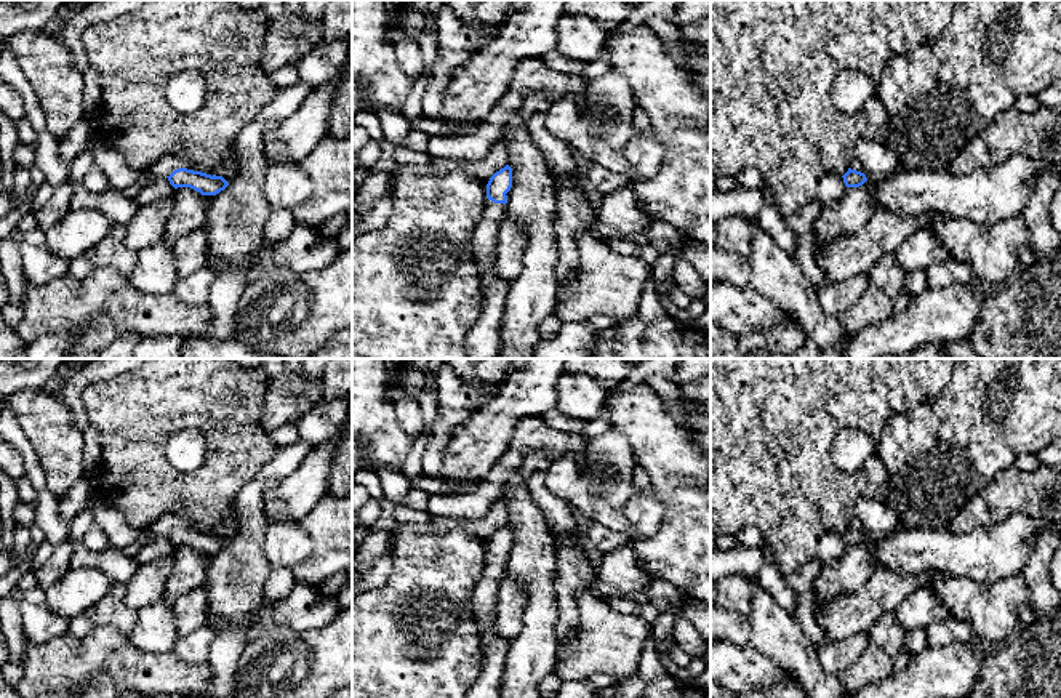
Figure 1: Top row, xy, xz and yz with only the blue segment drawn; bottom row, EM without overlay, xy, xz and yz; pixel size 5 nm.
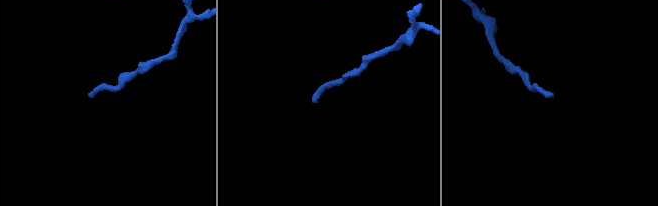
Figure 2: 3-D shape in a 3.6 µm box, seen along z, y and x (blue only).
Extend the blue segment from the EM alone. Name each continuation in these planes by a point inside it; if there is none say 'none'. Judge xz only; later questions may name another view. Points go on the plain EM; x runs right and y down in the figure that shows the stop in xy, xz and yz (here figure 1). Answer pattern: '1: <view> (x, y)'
1: xz (485, 593)

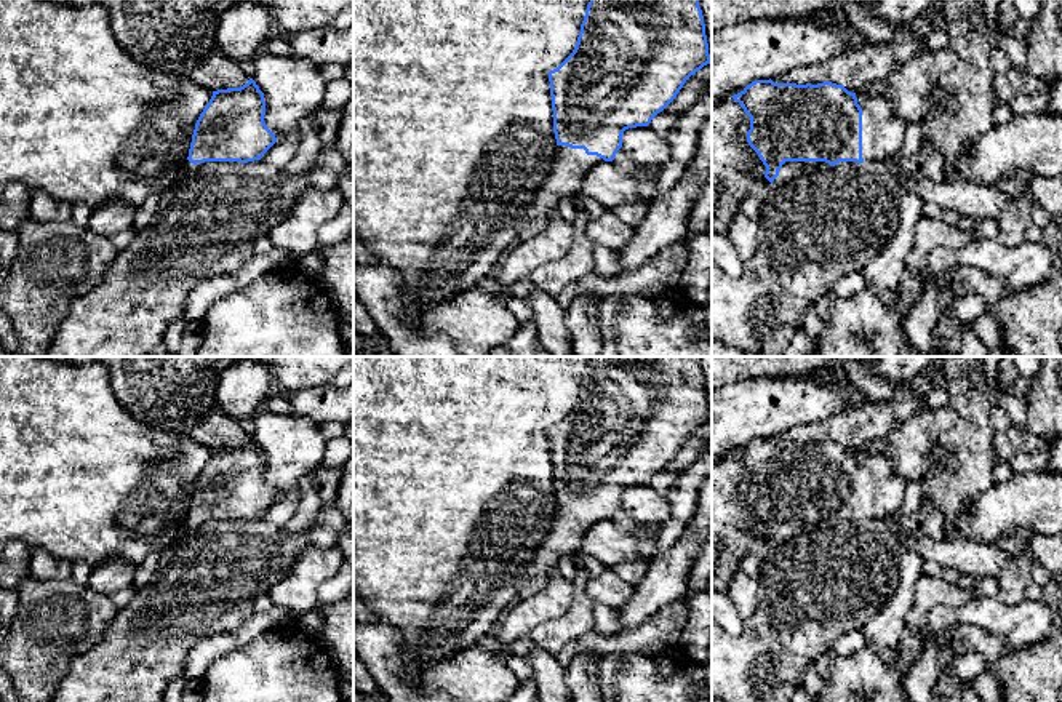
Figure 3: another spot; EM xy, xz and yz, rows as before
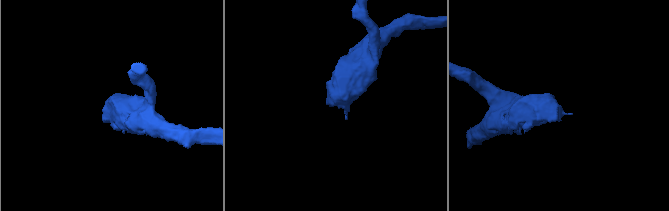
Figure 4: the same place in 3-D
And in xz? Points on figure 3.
1: xz (570, 525)

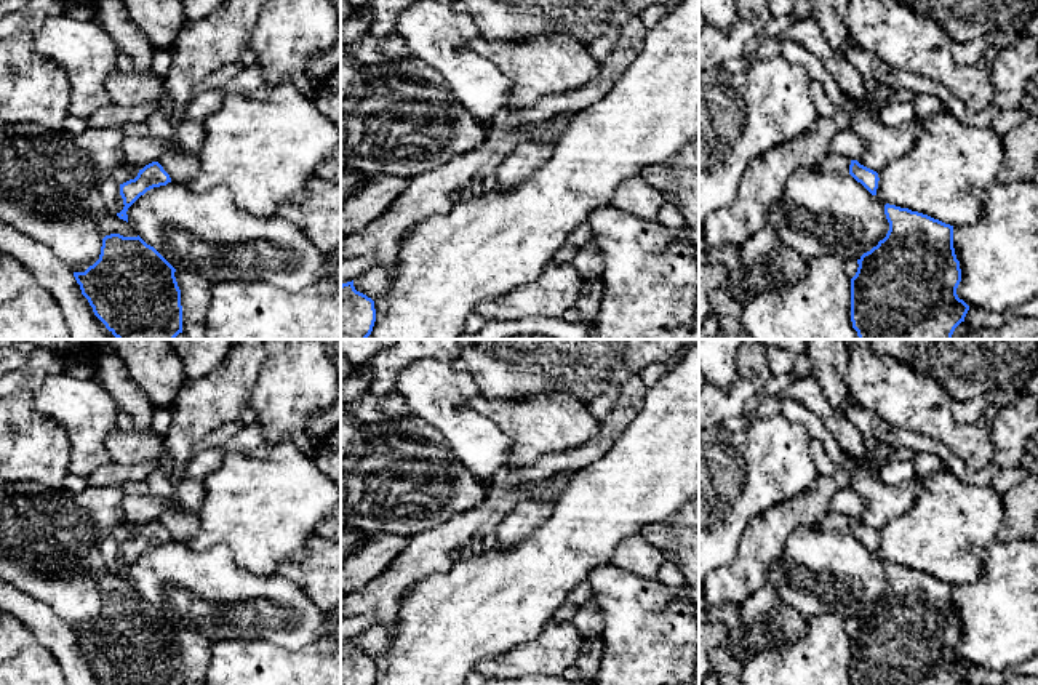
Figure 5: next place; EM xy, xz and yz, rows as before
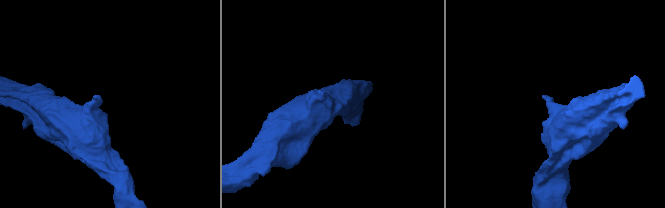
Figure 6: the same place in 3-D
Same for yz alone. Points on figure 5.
1: yz (834, 520)

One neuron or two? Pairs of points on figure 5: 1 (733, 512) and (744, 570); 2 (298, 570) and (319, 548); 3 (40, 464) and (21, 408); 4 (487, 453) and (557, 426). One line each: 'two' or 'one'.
1: two
2: one
3: one
4: two

